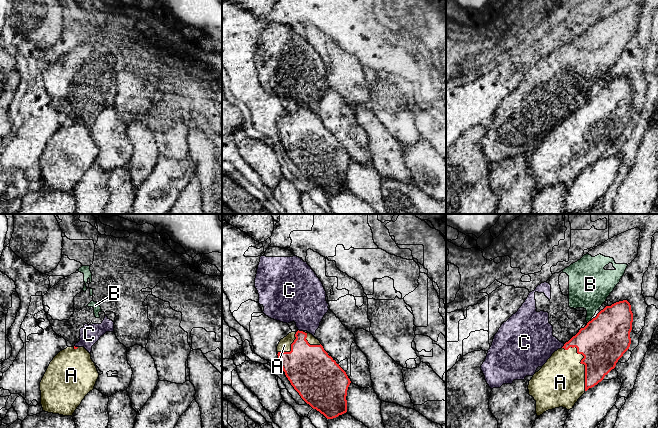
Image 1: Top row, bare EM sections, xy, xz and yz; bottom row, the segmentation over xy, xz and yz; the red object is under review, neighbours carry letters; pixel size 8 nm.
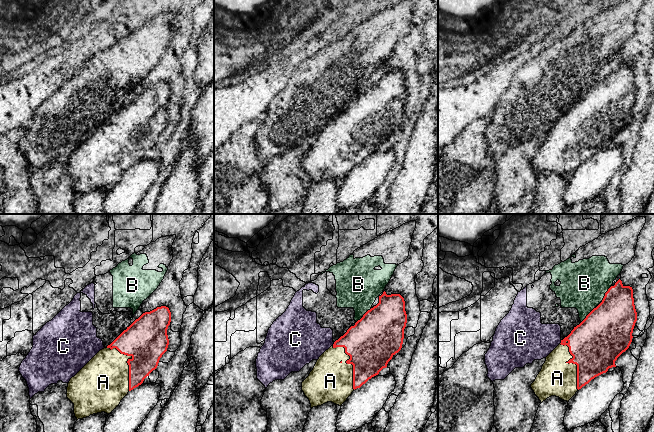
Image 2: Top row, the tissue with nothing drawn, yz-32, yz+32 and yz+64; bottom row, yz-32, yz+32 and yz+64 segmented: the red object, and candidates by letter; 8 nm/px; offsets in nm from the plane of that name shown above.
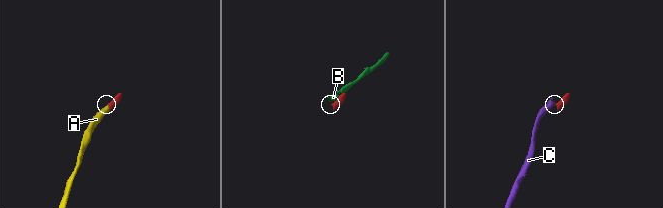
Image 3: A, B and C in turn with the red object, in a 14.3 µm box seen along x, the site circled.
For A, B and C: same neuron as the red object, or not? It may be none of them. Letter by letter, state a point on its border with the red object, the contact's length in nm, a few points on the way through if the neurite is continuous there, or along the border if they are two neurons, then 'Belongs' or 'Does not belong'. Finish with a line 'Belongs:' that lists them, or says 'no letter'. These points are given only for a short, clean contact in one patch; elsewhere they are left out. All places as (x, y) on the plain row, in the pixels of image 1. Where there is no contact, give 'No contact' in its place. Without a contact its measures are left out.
A: Touches red at yz (580, 138). Shared border 400 nm. Belongs
B: Touches red at yz (588, 98). Shared border 40 nm. Does not belong
C: Touches red at xz (300, 107). Shared border 40 nm. Boundary: xz (298, 105), (302, 107). Does not belong
Belongs: A

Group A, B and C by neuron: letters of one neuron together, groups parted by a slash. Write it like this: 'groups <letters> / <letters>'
groups A / B C

